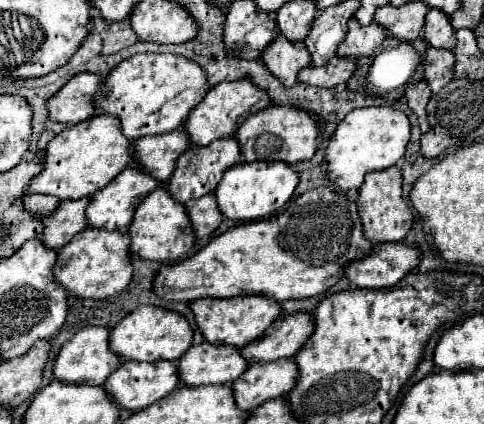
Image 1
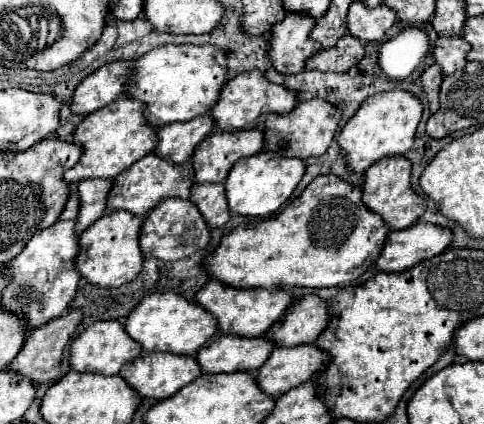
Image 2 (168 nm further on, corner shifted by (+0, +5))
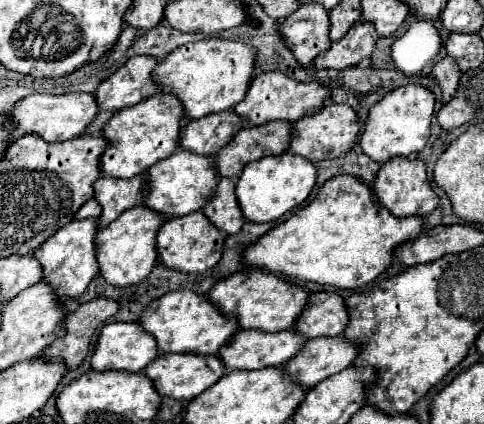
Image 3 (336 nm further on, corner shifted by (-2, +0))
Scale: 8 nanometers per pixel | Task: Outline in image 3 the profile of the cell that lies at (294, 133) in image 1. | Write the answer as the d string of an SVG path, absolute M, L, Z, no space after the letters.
M330 102L320 112L312 114L312 116L304 116L298 122L292 124L290 152L298 154L298 156L304 156L304 158L308 158L312 162L338 158L338 156L348 154L354 148L360 132L362 132L362 122L356 116L356 112L346 104Z

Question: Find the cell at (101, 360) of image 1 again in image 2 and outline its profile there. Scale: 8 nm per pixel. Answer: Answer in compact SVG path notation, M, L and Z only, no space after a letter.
M96 321L90 327L86 327L70 345L68 363L74 371L90 371L100 375L116 375L120 367L132 359L136 359L142 353L142 347L128 337L124 327L118 321Z

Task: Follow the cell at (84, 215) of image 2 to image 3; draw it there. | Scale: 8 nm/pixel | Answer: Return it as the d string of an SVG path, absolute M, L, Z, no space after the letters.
M140 174L140 178L108 178L100 176L94 184L94 198L102 206L102 216L100 216L100 228L106 228L110 222L114 222L124 210L142 204L144 200L144 186L146 186L146 176Z

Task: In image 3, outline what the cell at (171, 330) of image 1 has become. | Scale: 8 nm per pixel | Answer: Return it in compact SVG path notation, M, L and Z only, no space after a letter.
M176 290L150 302L142 312L140 324L150 332L160 352L190 352L190 354L216 354L236 332L238 320L222 314L206 296L192 290Z

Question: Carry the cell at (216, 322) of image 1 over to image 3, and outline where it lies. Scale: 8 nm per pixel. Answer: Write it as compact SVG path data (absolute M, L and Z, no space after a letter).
M246 270L248 274L236 272L230 274L228 278L220 280L212 292L210 300L226 314L226 316L236 316L240 320L240 328L256 328L264 332L280 332L280 330L290 330L296 326L296 318L300 316L300 310L308 302L308 290L290 284L286 280L280 280L272 272L266 274L266 270Z

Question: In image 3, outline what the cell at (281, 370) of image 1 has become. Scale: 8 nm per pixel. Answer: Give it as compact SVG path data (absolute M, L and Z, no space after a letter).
M342 336L334 338L312 338L306 346L282 368L290 372L304 388L312 388L324 378L342 372L352 366L352 358L356 356L356 346L344 342Z

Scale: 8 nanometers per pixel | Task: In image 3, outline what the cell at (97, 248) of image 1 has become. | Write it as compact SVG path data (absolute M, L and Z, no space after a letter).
M144 204L134 206L118 216L110 226L102 228L96 236L96 252L98 252L98 264L100 264L100 274L112 284L112 286L132 286L142 282L154 268L158 260L156 252L156 234L166 222L166 218L156 212L146 208Z

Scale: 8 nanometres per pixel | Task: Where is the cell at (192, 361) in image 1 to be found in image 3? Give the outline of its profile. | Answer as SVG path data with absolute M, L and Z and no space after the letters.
M238 330L236 336L220 348L218 356L226 364L228 370L260 370L268 366L282 366L290 358L294 358L302 348L304 340L294 330L282 330L282 332L258 332L258 330Z

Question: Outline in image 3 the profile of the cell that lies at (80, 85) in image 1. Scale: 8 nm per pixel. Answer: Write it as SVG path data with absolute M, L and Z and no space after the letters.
M132 56L118 72L98 86L96 100L100 110L120 110L154 96L160 90L152 78L154 66L156 58Z

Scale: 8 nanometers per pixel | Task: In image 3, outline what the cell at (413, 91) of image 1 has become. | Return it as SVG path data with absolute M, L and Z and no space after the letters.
M444 56L440 62L434 64L432 74L434 74L434 78L438 80L438 84L440 84L442 92L444 92L444 102L448 102L456 94L458 82L462 78L460 68L456 66L456 60L450 58L450 56Z

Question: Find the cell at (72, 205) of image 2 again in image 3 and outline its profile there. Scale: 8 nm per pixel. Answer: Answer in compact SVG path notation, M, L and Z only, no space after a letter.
M94 198L92 200L88 200L78 212L76 212L76 220L84 220L84 218L96 218L96 216L100 216L100 204L96 204L94 202Z

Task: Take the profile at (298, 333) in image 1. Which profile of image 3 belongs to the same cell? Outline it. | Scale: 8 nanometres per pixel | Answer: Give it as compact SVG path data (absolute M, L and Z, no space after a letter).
M316 292L308 298L308 304L296 322L296 332L308 340L320 336L338 336L344 332L346 324L348 308L344 306L344 298L336 292Z

